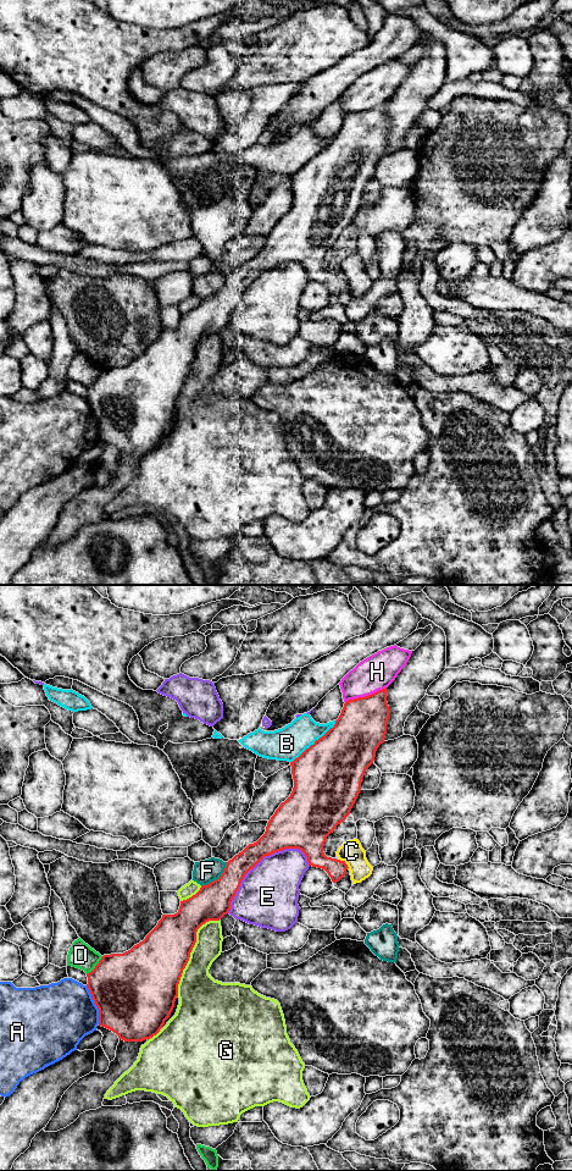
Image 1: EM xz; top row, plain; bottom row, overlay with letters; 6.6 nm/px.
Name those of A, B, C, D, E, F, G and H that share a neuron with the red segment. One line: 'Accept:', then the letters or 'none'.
Accept: none

